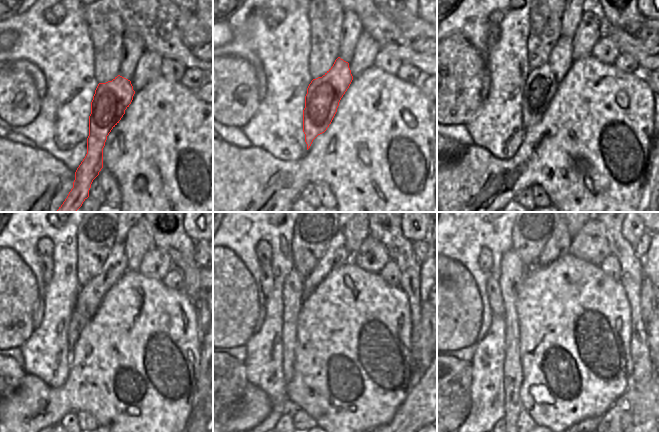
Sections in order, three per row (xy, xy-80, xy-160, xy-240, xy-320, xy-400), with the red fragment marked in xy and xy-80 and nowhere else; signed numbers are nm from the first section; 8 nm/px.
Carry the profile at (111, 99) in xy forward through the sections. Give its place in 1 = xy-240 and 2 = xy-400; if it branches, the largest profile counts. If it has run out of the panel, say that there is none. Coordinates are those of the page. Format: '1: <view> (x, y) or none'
1: xy-240 (90, 296)
2: xy-400 (559, 244)

